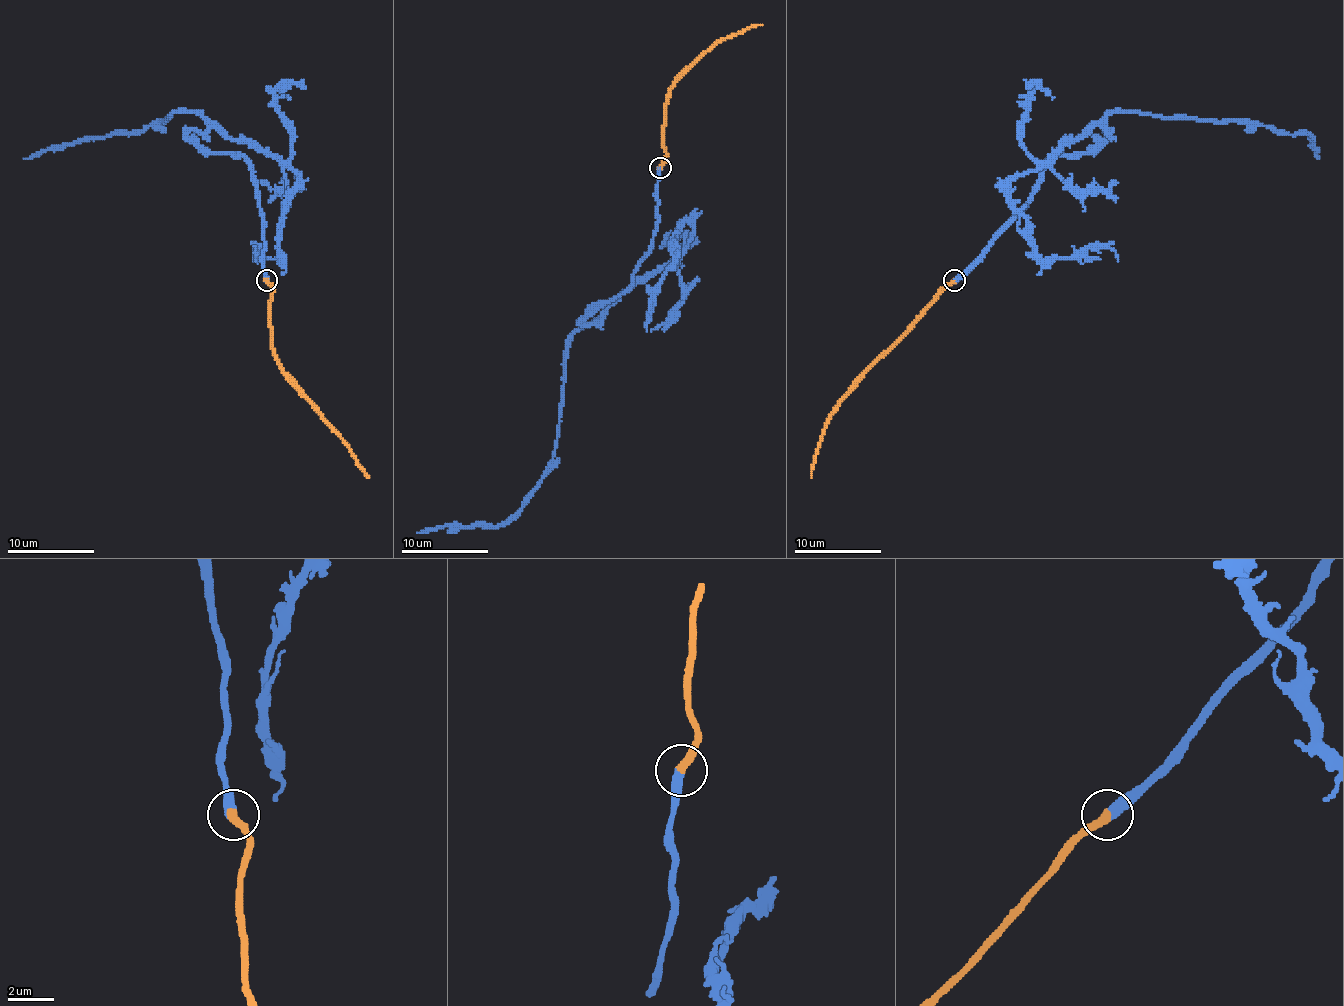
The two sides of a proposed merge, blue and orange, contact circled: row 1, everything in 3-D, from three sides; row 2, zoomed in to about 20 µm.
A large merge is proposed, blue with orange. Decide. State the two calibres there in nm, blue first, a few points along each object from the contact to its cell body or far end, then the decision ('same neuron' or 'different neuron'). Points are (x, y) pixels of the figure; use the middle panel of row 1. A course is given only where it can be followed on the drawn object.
calibres 460 and 400 nm; course blue (659, 167), (657, 228), (633, 281), (581, 318), (600, 320), (572, 335), (552, 467), (495, 526), (417, 532); course orange (659, 167), (666, 158), (664, 103), (673, 86), (716, 42), (749, 27), (762, 25); same neuron

